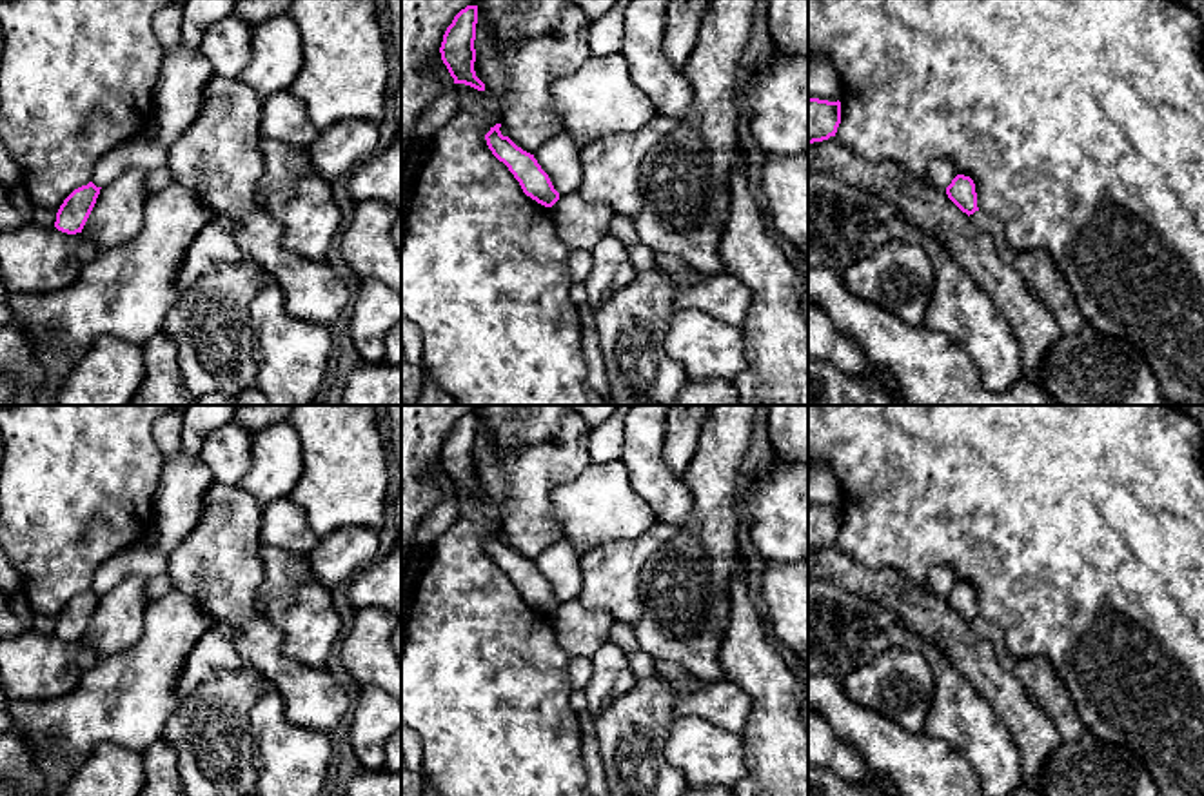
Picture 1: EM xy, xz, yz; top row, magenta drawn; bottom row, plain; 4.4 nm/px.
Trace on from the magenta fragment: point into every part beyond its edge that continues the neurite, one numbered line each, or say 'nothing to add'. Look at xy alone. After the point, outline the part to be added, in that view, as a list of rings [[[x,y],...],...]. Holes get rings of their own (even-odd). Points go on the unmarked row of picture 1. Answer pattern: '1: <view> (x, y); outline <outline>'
nothing to add

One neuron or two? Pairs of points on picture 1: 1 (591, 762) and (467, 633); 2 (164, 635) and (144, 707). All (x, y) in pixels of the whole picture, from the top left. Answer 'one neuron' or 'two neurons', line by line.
1: two neurons
2: one neuron

